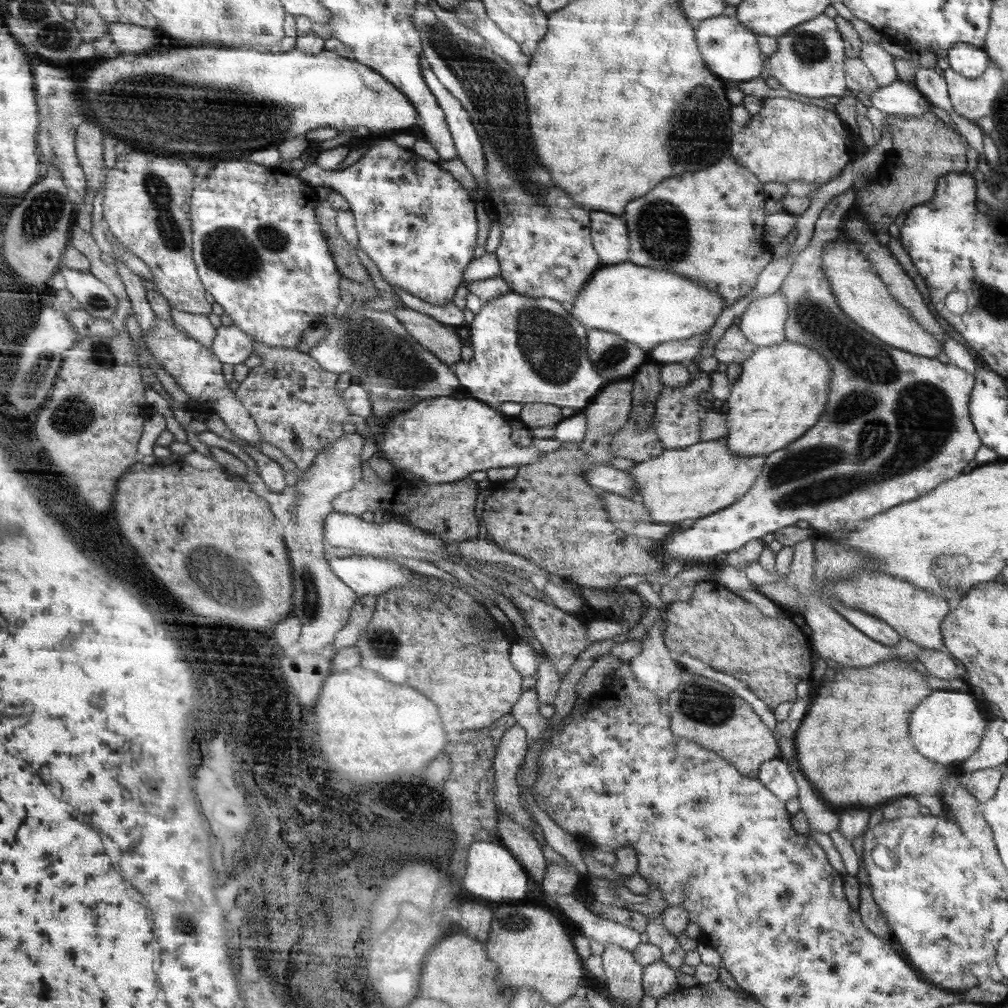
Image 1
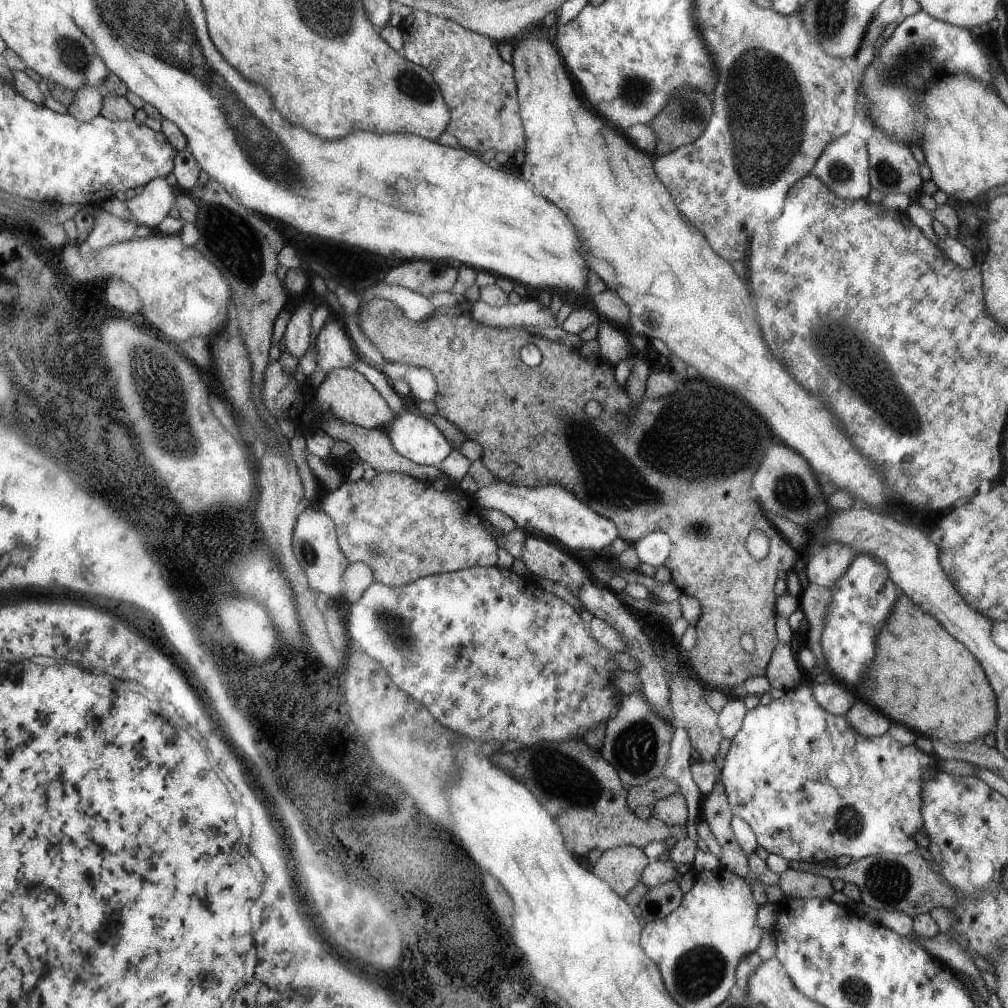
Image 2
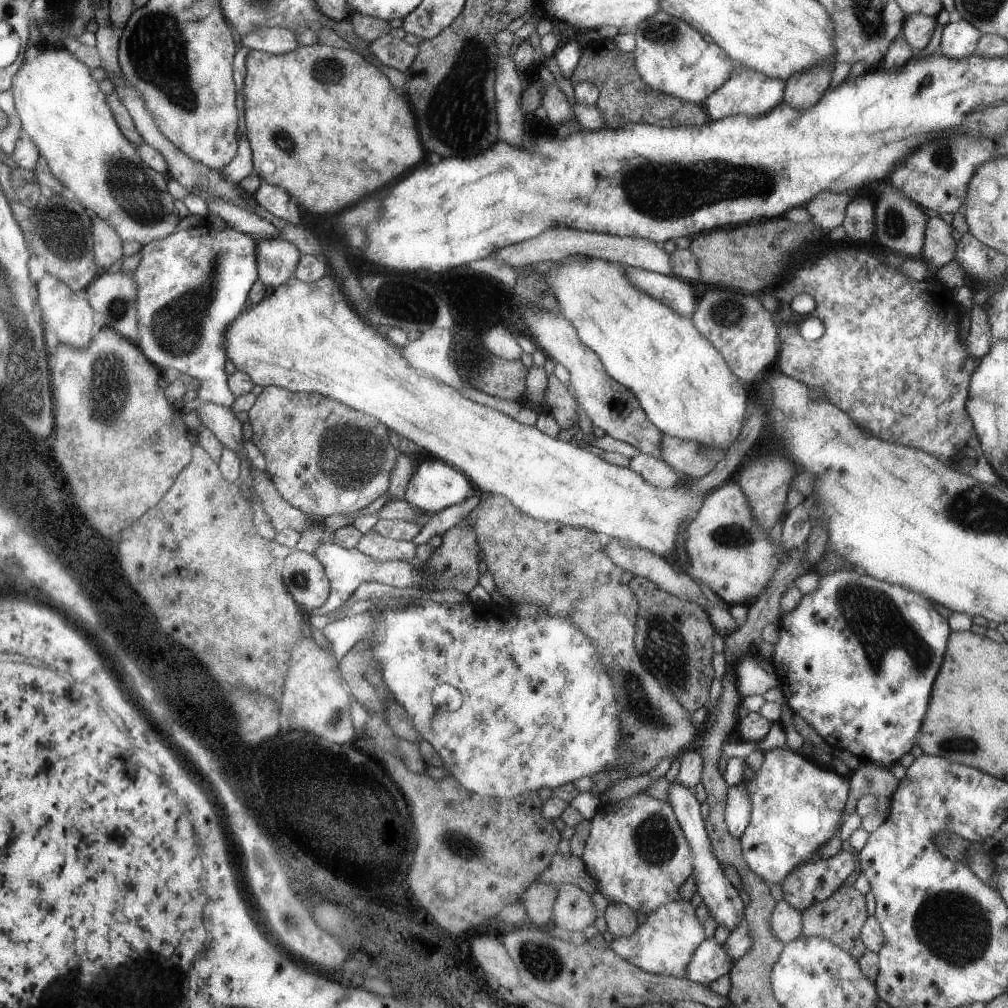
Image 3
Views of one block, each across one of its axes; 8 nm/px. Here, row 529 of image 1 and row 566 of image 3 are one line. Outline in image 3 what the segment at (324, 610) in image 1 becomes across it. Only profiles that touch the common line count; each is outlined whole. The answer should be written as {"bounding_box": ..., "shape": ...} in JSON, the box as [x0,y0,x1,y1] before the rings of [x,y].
{"bounding_box":[282,551,332,611],"shape":[[[294,551],[282,562],[282,578],[290,586],[290,594],[302,602],[302,608],[306,606],[310,611],[320,608],[328,600],[332,584],[317,556]]]}

